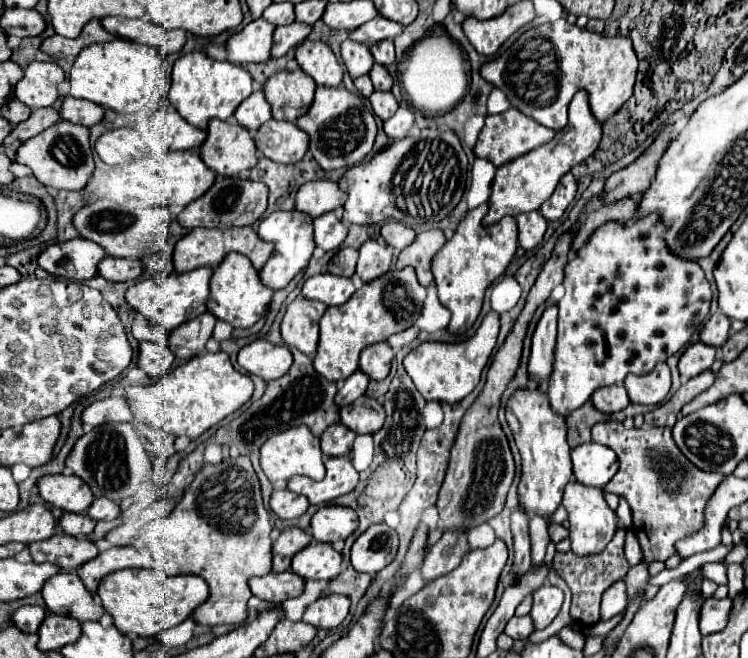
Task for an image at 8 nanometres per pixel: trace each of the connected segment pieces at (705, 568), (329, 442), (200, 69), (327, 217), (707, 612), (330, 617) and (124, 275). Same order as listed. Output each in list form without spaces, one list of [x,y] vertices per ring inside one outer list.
[[[704,563],[702,567],[702,579],[712,579],[718,585],[726,583],[726,565],[724,563]]]
[[[334,423],[334,425],[330,425],[330,427],[324,431],[324,435],[320,437],[322,453],[328,455],[328,457],[348,455],[350,449],[352,449],[354,437],[356,437],[356,433],[354,433],[352,429],[348,429],[348,427],[342,425],[342,423]]]
[[[200,51],[182,55],[172,69],[170,101],[176,107],[176,111],[184,119],[188,119],[188,123],[200,129],[206,129],[210,119],[222,119],[222,121],[230,119],[238,103],[250,97],[252,91],[254,91],[254,81],[242,65],[234,65],[228,61],[214,61]]]
[[[334,211],[314,219],[314,241],[324,251],[338,249],[344,243],[346,235],[348,235],[348,227],[340,219],[336,219]]]
[[[706,599],[702,605],[702,615],[700,615],[700,633],[702,635],[712,635],[722,631],[728,625],[728,615],[732,613],[732,599]]]
[[[324,595],[308,605],[302,621],[314,625],[316,629],[336,629],[342,625],[350,609],[350,599],[344,595]]]
[[[104,257],[98,263],[98,275],[108,281],[134,281],[142,275],[144,265],[138,259],[118,259],[118,257]]]

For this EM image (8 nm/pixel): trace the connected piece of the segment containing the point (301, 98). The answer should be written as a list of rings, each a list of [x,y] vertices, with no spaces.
[[[302,69],[278,71],[266,79],[262,91],[272,107],[274,119],[296,121],[314,101],[316,83]]]

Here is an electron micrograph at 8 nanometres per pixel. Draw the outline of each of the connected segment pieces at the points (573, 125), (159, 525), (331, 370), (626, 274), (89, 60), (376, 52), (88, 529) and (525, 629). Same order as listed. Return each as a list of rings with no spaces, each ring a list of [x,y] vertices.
[[[582,89],[574,95],[570,103],[568,125],[564,127],[564,131],[558,131],[552,141],[536,147],[528,155],[522,155],[520,159],[514,159],[512,163],[498,167],[490,195],[490,211],[484,217],[484,225],[492,225],[500,221],[504,215],[520,215],[520,213],[536,211],[554,193],[560,177],[568,173],[574,165],[588,159],[598,149],[600,139],[602,139],[602,125],[590,109],[588,93],[584,93]]]
[[[238,455],[236,459],[224,459],[218,465],[202,465],[202,469],[194,475],[190,487],[174,507],[174,511],[158,521],[148,523],[140,537],[144,545],[150,549],[154,567],[166,575],[184,575],[196,573],[200,575],[208,587],[210,595],[194,611],[194,619],[202,625],[240,625],[246,619],[246,601],[252,597],[248,589],[248,579],[254,575],[266,575],[272,569],[272,541],[270,541],[270,513],[262,503],[260,481],[252,467],[248,455]]]
[[[404,267],[404,269],[388,271],[380,277],[364,283],[344,305],[328,307],[320,319],[320,343],[318,343],[318,351],[314,357],[316,371],[330,381],[346,379],[348,375],[352,375],[358,369],[358,355],[364,347],[386,341],[390,335],[400,333],[400,331],[412,327],[416,323],[416,319],[424,307],[424,299],[426,299],[426,289],[418,283],[416,271],[412,267]]]
[[[658,213],[638,217],[630,223],[606,221],[566,263],[566,293],[558,301],[558,341],[548,385],[548,399],[556,413],[568,415],[568,411],[584,405],[596,389],[622,385],[630,373],[648,375],[658,361],[666,361],[688,347],[692,335],[704,325],[712,303],[712,285],[698,261],[670,251],[664,239],[666,229]]]
[[[114,37],[112,41],[94,43],[80,51],[70,69],[70,85],[72,97],[88,99],[114,111],[134,113],[142,107],[160,105],[162,95],[168,89],[168,67],[156,47]]]
[[[390,39],[380,41],[380,43],[374,43],[374,45],[370,47],[370,51],[372,51],[376,63],[382,63],[382,65],[388,67],[388,65],[394,61],[394,43],[392,43]]]
[[[64,513],[62,519],[58,521],[62,531],[66,535],[88,535],[94,531],[96,521],[92,521],[88,515],[78,515],[78,513]]]
[[[524,615],[524,617],[512,617],[504,629],[506,635],[510,635],[512,639],[526,639],[530,633],[534,631],[534,625],[532,625],[532,619],[530,615]]]

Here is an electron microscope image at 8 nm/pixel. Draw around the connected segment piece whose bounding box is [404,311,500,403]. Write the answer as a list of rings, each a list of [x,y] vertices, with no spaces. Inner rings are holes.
[[[490,311],[478,331],[460,343],[440,343],[440,341],[426,341],[420,343],[416,349],[412,349],[404,357],[404,369],[416,383],[418,391],[426,401],[446,401],[446,403],[458,403],[464,399],[480,381],[480,373],[484,365],[488,363],[488,357],[492,355],[496,347],[496,337],[500,329],[500,315],[496,311]]]

